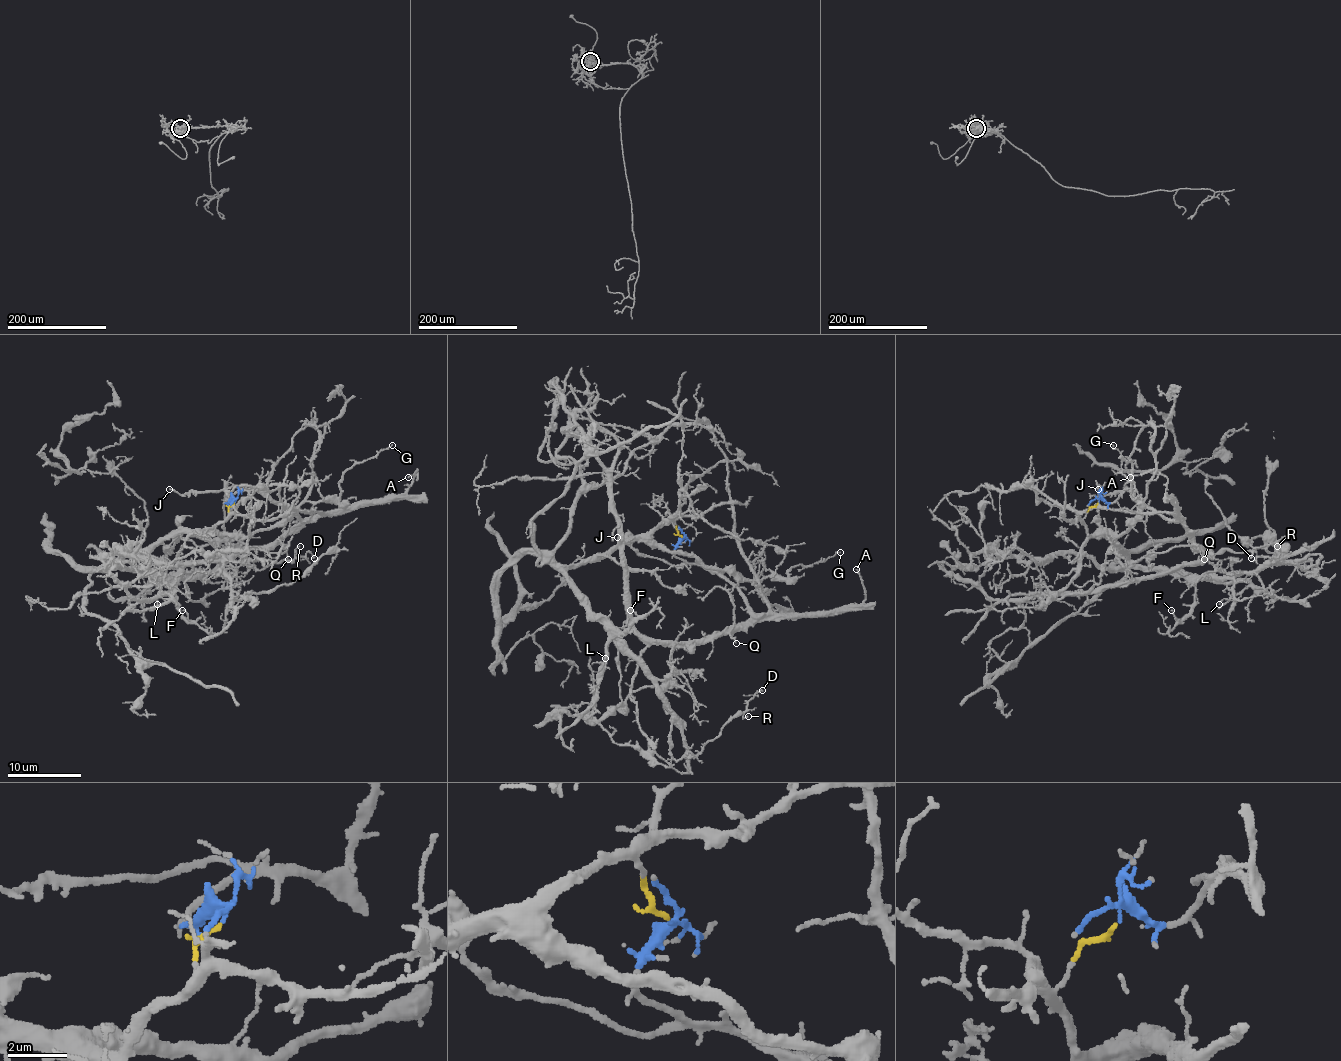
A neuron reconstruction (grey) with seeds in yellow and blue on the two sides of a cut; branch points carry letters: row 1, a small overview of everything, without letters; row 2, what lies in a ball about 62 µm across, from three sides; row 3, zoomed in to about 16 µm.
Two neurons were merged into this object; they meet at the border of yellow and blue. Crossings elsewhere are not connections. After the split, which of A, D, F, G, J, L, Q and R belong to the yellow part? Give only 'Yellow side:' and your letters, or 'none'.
Yellow side: D, F, G, L, R

